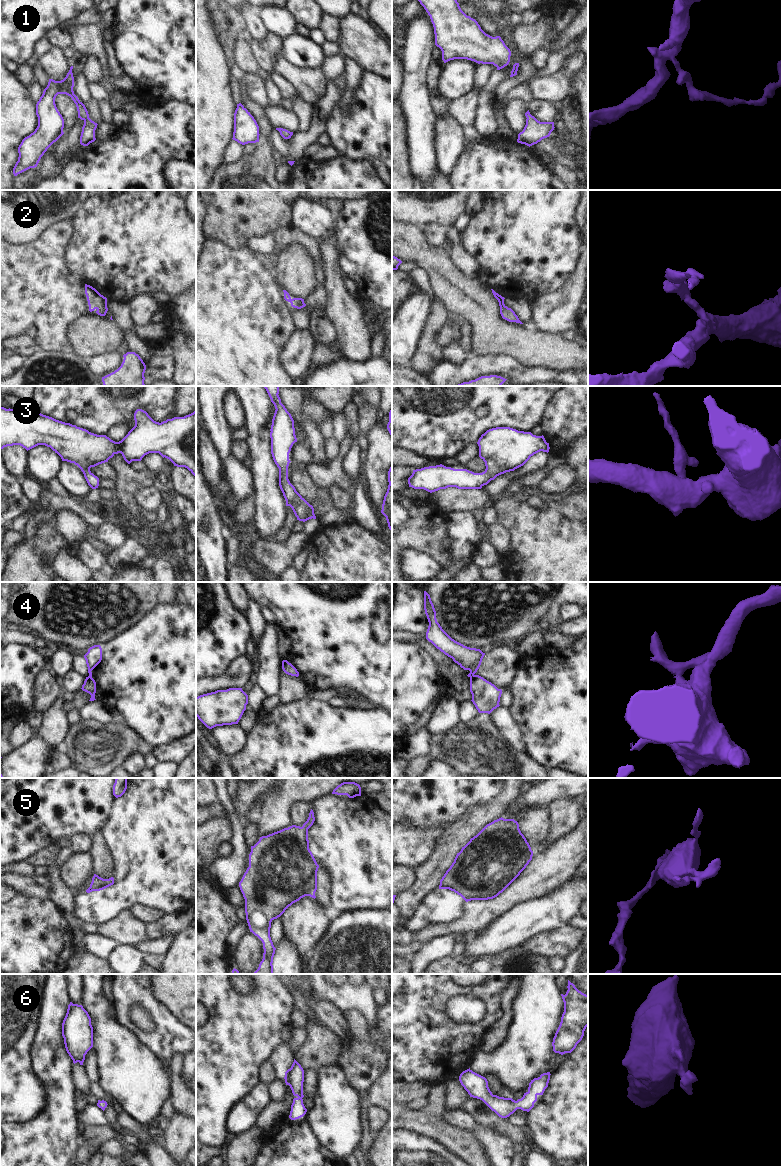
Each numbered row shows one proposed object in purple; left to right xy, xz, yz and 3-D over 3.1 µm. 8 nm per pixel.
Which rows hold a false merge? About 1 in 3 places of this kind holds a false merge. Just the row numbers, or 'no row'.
4

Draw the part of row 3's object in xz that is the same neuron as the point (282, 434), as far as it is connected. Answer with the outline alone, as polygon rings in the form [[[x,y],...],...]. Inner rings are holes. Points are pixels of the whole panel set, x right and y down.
[[[263,386],[271,402],[275,406],[275,413],[270,429],[271,454],[279,468],[279,486],[286,500],[299,521],[316,519],[314,508],[295,489],[288,479],[289,453],[297,438],[295,435],[294,420],[279,397],[279,386]]]

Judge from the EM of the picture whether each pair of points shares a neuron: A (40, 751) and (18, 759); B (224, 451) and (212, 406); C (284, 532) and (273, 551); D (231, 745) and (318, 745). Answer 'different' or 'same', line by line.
A: same
B: same
C: different
D: different

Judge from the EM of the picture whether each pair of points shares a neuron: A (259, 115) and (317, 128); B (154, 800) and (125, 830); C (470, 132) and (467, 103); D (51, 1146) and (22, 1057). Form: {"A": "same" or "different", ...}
{"A": "different", "B": "same", "C": "same", "D": "different"}

